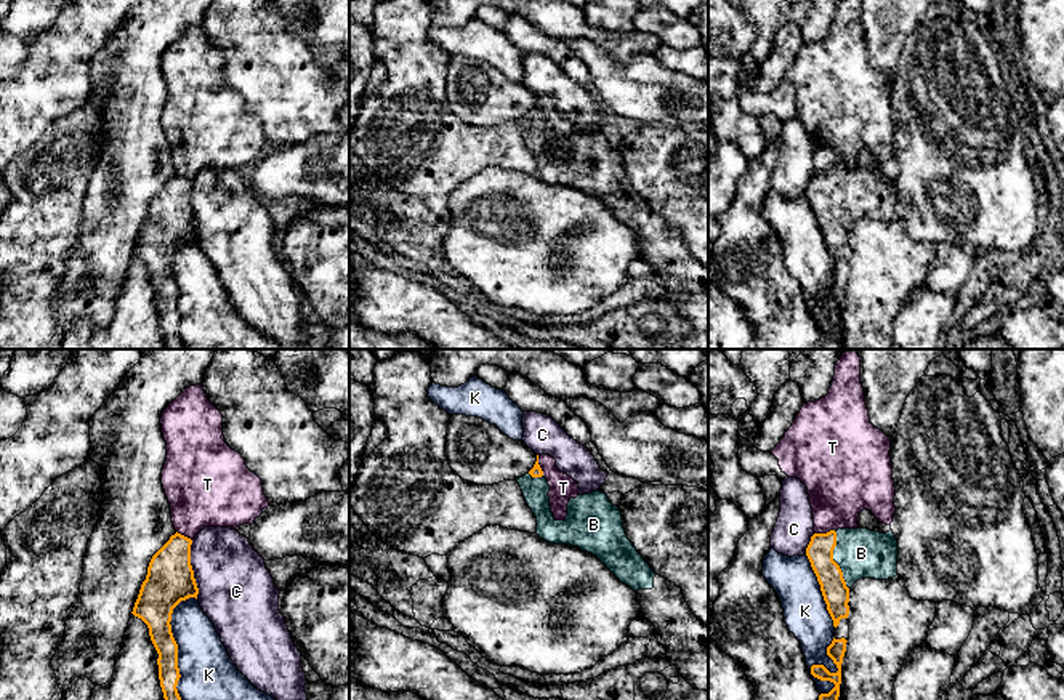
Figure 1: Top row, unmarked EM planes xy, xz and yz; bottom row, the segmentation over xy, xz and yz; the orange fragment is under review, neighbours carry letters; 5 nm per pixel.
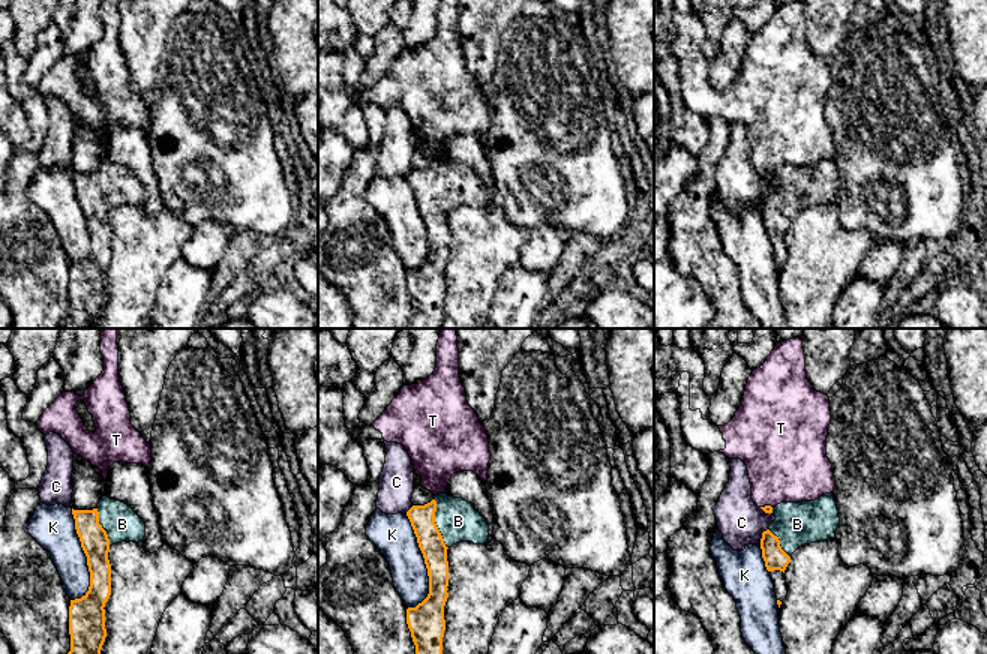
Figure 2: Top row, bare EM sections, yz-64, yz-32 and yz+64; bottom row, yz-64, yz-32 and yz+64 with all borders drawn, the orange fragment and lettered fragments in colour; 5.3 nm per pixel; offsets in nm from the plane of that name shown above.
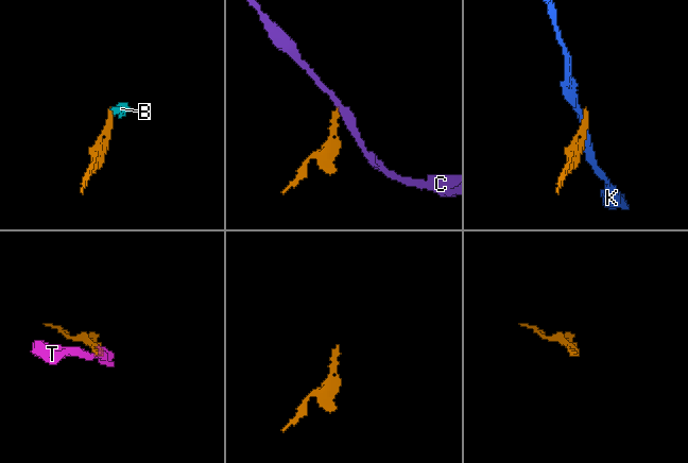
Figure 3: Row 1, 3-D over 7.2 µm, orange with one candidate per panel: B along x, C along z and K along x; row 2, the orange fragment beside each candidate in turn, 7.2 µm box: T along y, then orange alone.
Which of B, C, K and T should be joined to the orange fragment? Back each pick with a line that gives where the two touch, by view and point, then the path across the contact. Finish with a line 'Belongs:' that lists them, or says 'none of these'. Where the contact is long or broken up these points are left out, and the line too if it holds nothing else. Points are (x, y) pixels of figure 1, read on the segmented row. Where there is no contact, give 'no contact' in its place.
B: yz (832, 559) | across yz (819, 551), (824, 551), (832, 559), (861, 553)
Belongs: B

